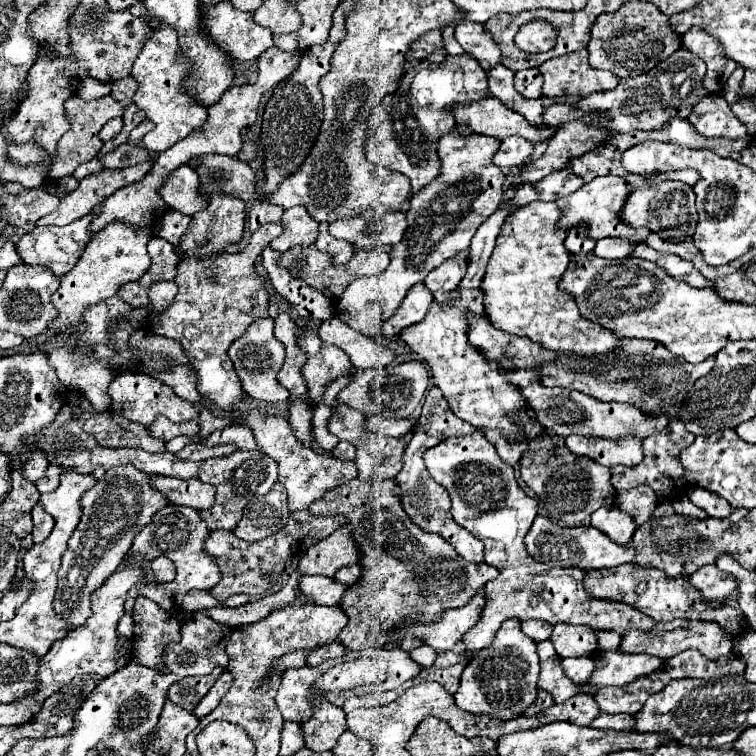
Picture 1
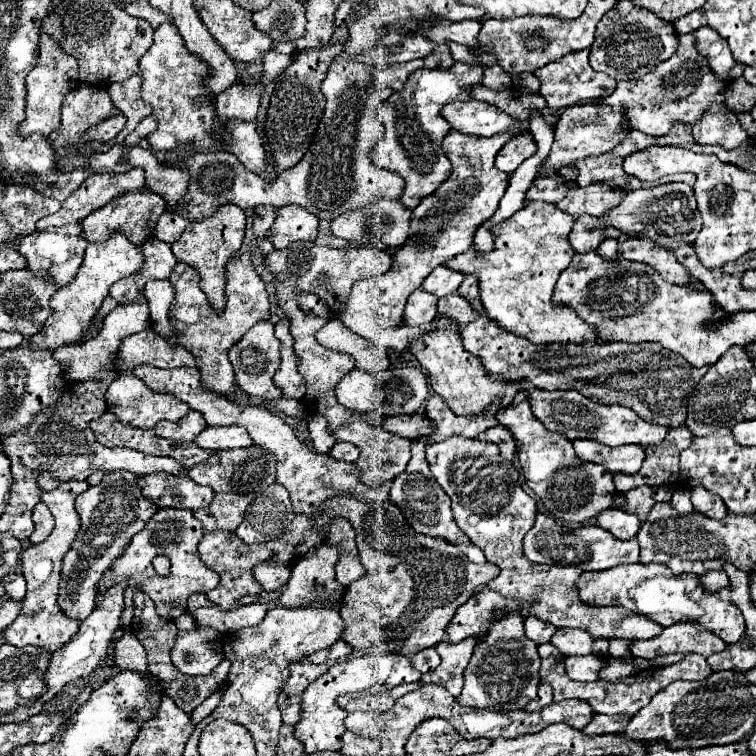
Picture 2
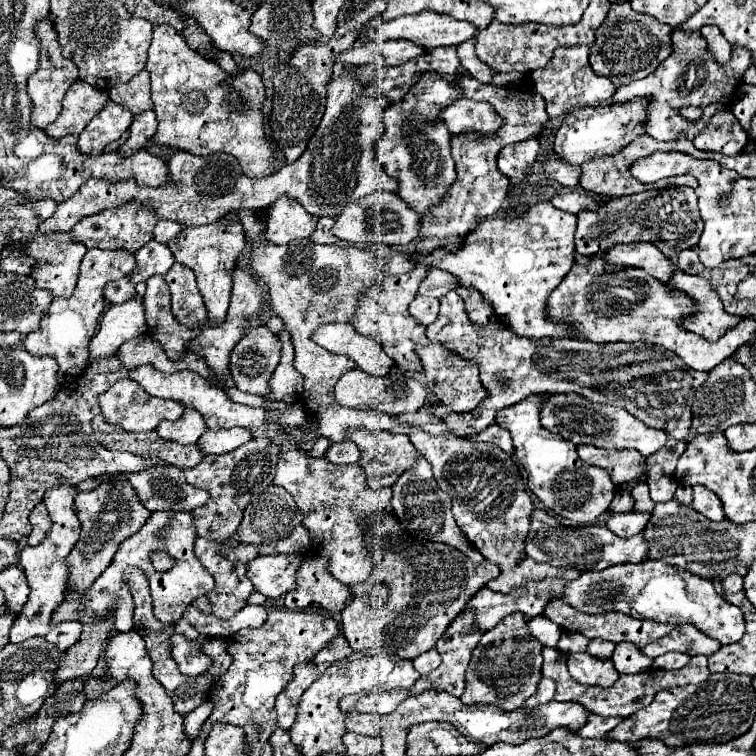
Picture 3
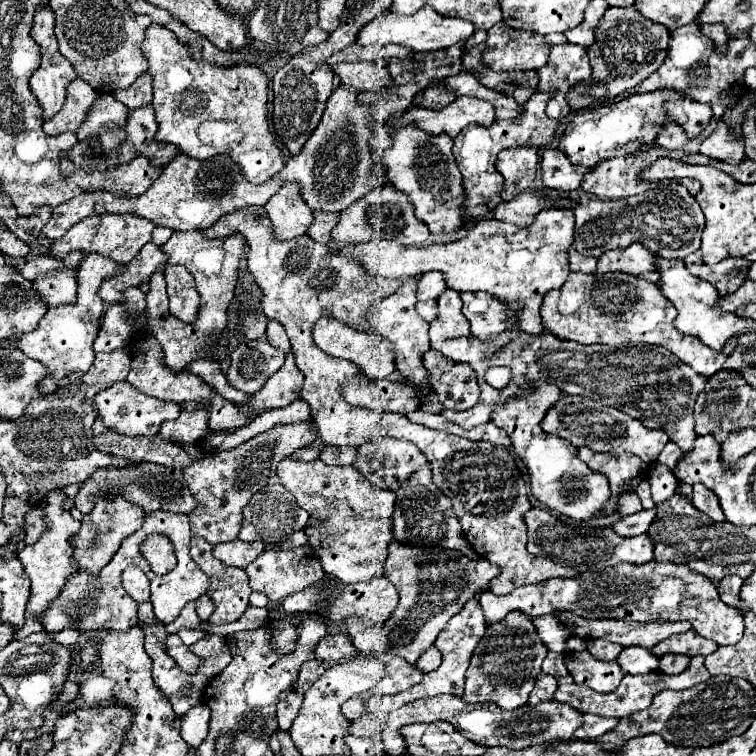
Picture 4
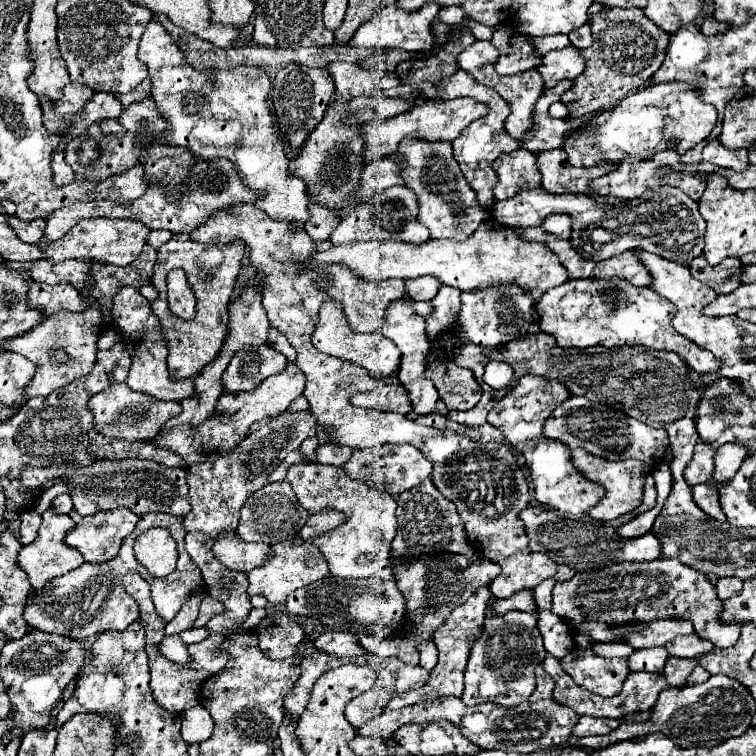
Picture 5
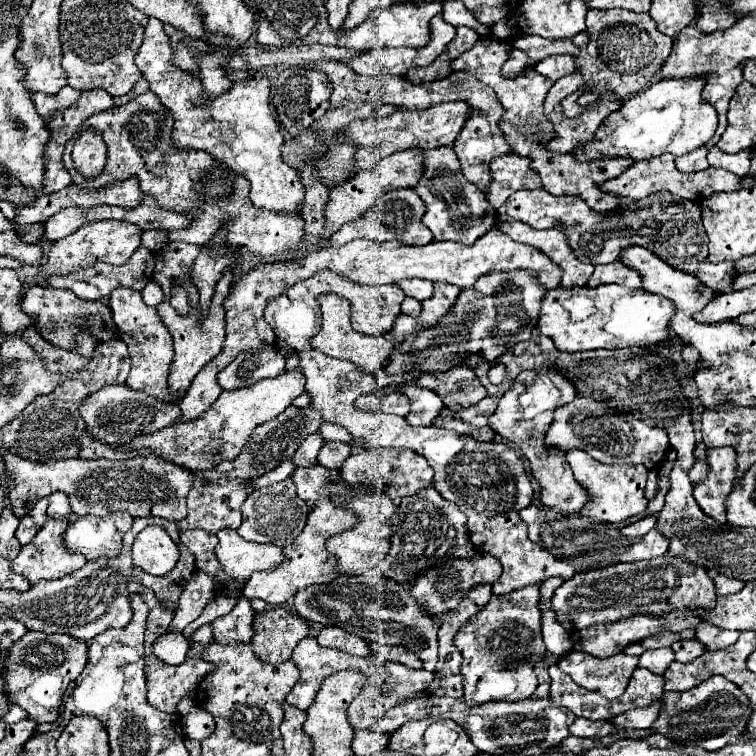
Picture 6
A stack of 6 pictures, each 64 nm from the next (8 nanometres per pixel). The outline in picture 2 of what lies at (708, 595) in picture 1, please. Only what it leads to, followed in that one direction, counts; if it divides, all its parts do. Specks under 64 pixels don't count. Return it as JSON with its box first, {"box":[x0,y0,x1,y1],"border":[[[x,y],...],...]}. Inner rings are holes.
{"box":[700,570,728,592],"border":[[[722,570],[708,572],[708,576],[700,576],[700,582],[708,588],[708,592],[720,592],[722,588],[728,588],[728,576]]]}

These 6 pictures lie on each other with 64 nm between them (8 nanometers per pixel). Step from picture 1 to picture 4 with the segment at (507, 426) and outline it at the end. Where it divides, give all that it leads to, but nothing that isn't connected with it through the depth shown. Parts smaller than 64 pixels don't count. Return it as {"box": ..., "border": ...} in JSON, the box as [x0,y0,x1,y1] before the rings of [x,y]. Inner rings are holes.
{"box":[424,350,480,410],"border":[[[436,350],[424,354],[424,368],[430,374],[430,384],[444,408],[470,410],[480,396],[476,374],[470,364],[456,364]]]}

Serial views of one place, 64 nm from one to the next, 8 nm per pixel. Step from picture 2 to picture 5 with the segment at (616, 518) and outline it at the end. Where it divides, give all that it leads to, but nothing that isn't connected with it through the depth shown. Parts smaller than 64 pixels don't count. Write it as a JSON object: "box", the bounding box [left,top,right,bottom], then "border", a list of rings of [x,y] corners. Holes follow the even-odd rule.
{"box":[618,506,660,538],"border":[[[660,506],[648,510],[648,512],[644,512],[644,514],[640,514],[640,516],[636,516],[632,522],[620,526],[620,528],[618,528],[618,534],[620,534],[622,538],[628,538],[628,536],[642,536],[644,532],[648,532],[648,530],[652,528],[652,524],[654,524],[658,512],[660,512]]]}

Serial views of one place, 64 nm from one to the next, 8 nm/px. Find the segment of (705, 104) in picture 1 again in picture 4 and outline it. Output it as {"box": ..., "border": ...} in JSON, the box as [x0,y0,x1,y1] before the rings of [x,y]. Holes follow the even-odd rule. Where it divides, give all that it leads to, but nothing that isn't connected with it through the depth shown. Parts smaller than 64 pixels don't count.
{"box":[700,120,744,164],"border":[[[720,120],[718,130],[702,142],[700,154],[726,164],[740,164],[744,160],[744,144],[736,144],[736,140],[728,140],[726,136],[728,130],[724,128],[724,120]]]}

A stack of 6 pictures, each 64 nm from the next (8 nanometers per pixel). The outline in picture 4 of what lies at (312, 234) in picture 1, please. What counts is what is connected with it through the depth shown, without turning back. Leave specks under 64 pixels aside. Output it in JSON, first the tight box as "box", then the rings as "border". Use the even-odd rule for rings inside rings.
{"box":[264,182,312,240],"border":[[[296,182],[282,184],[274,198],[264,204],[264,210],[274,224],[274,234],[278,240],[292,240],[302,236],[312,224],[312,210],[302,200],[300,184]]]}

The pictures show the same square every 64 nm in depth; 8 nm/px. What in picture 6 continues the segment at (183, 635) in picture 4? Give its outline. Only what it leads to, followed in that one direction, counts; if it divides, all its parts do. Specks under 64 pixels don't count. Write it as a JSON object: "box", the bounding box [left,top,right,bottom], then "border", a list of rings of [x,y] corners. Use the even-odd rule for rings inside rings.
{"box":[192,624,212,644],"border":[[[204,624],[202,628],[198,628],[192,636],[192,640],[196,644],[210,644],[212,642],[212,624]]]}

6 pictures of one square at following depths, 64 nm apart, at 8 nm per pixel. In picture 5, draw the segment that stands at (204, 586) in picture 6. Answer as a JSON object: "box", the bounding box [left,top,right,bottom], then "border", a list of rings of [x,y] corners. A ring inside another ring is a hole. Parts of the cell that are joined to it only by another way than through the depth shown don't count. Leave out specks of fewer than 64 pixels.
{"box":[166,585,206,634],"border":[[[204,585],[191,594],[189,599],[182,604],[180,612],[176,614],[176,618],[170,620],[170,622],[166,624],[166,634],[180,634],[182,630],[192,628],[194,620],[198,618],[198,608],[200,608],[200,603],[206,595],[206,590],[203,587]]]}

